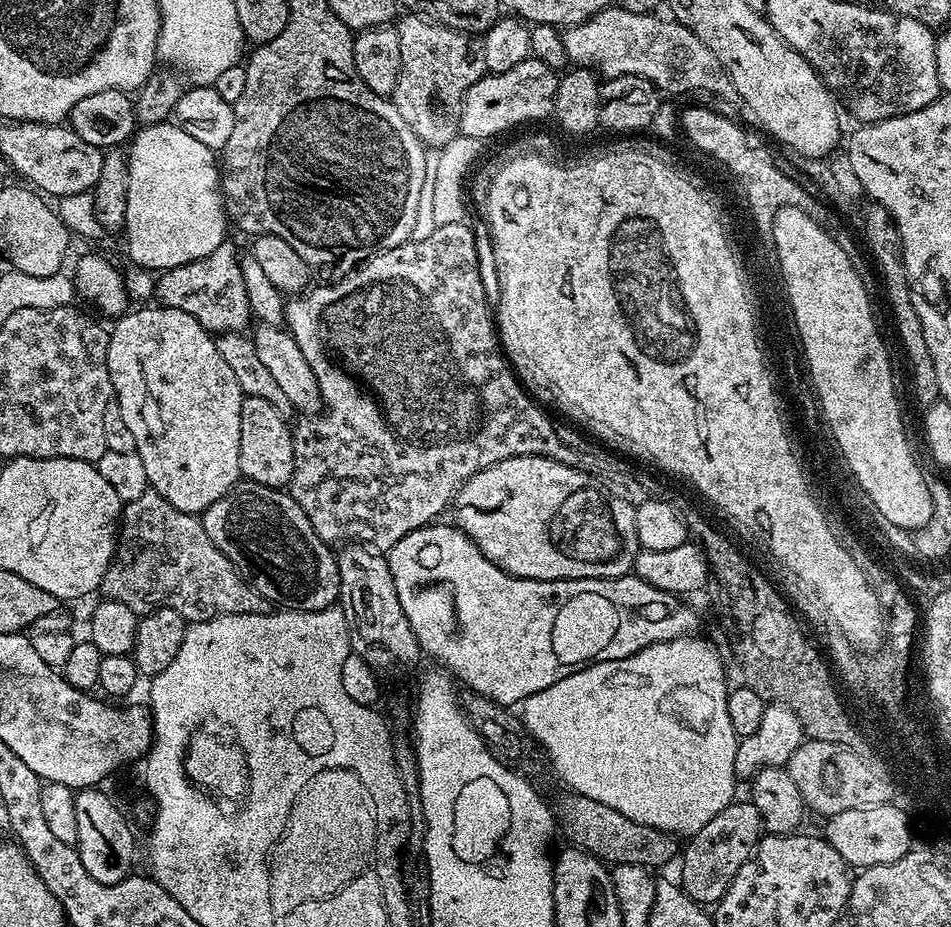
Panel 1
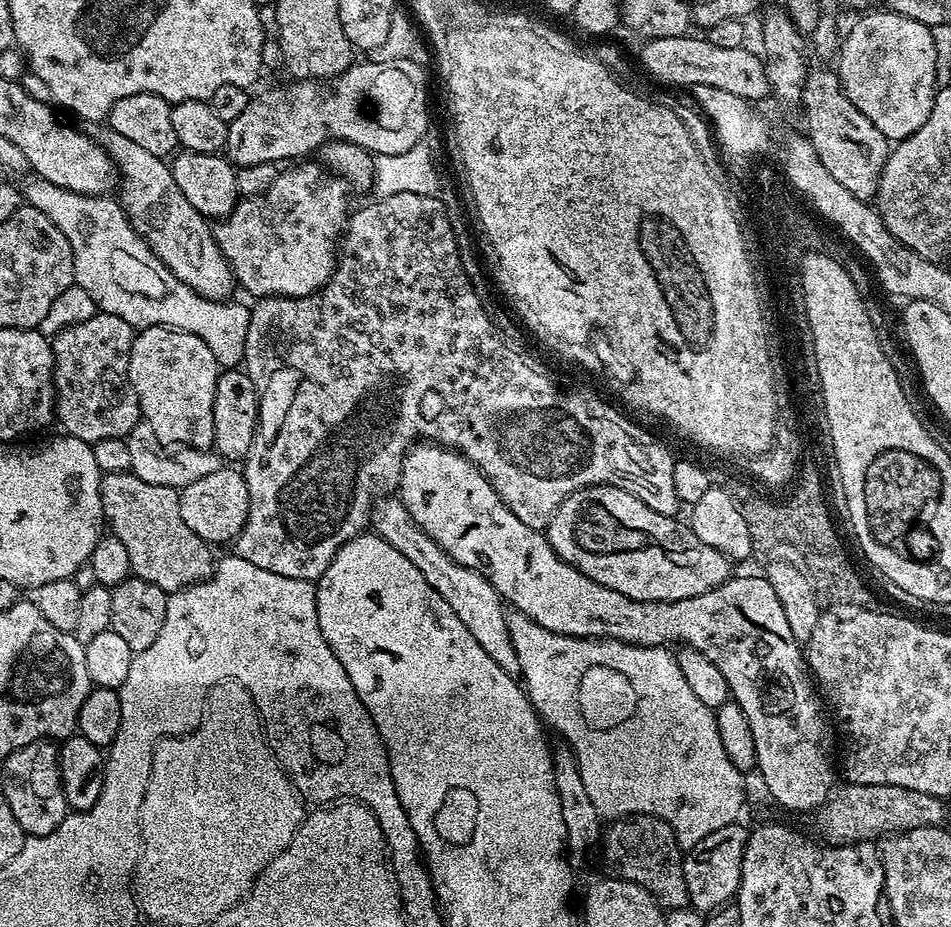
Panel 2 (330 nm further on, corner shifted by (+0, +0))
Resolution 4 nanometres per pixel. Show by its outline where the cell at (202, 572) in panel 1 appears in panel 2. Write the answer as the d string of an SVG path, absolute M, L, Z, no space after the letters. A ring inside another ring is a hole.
M105 472L100 477L102 510L111 535L126 546L131 575L154 582L169 594L180 592L192 584L201 584L212 574L213 549L190 526L186 526L180 509L180 493L170 486L154 486L142 482L131 472Z

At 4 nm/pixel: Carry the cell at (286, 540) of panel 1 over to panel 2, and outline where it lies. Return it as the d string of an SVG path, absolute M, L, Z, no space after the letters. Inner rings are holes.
M221 466L214 474L206 474L206 478L198 478L198 482L190 482L179 489L182 518L198 538L202 538L209 546L235 541L237 534L248 517L250 494L244 481L244 473L236 466Z

